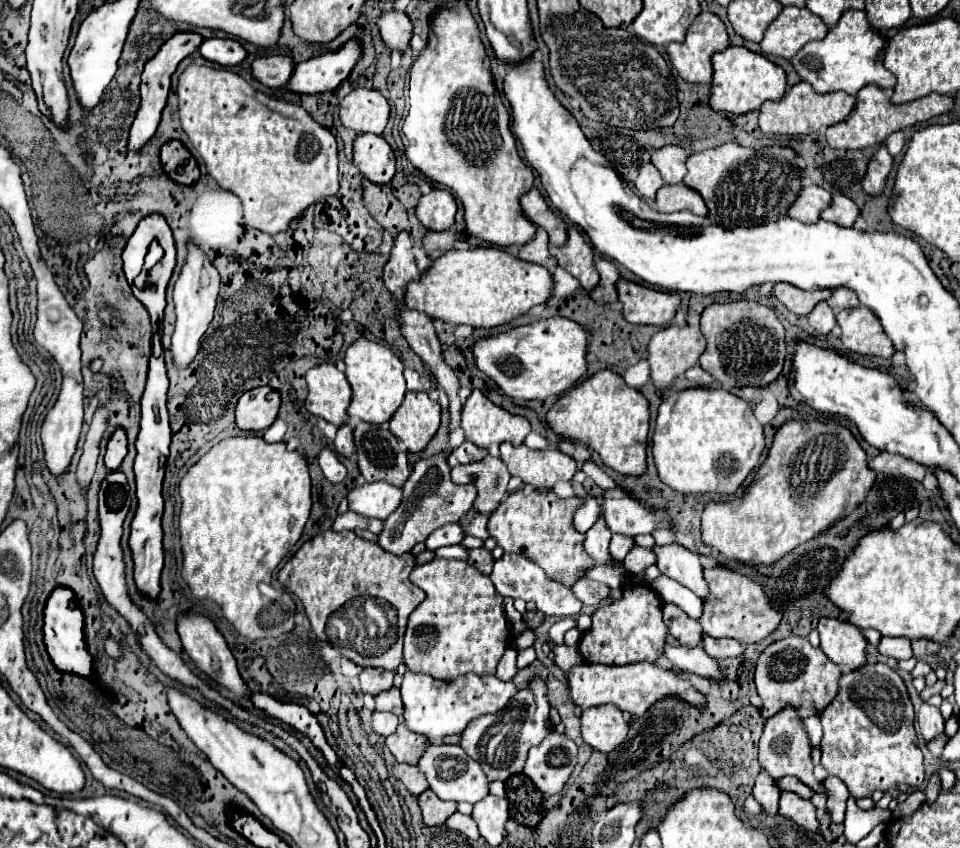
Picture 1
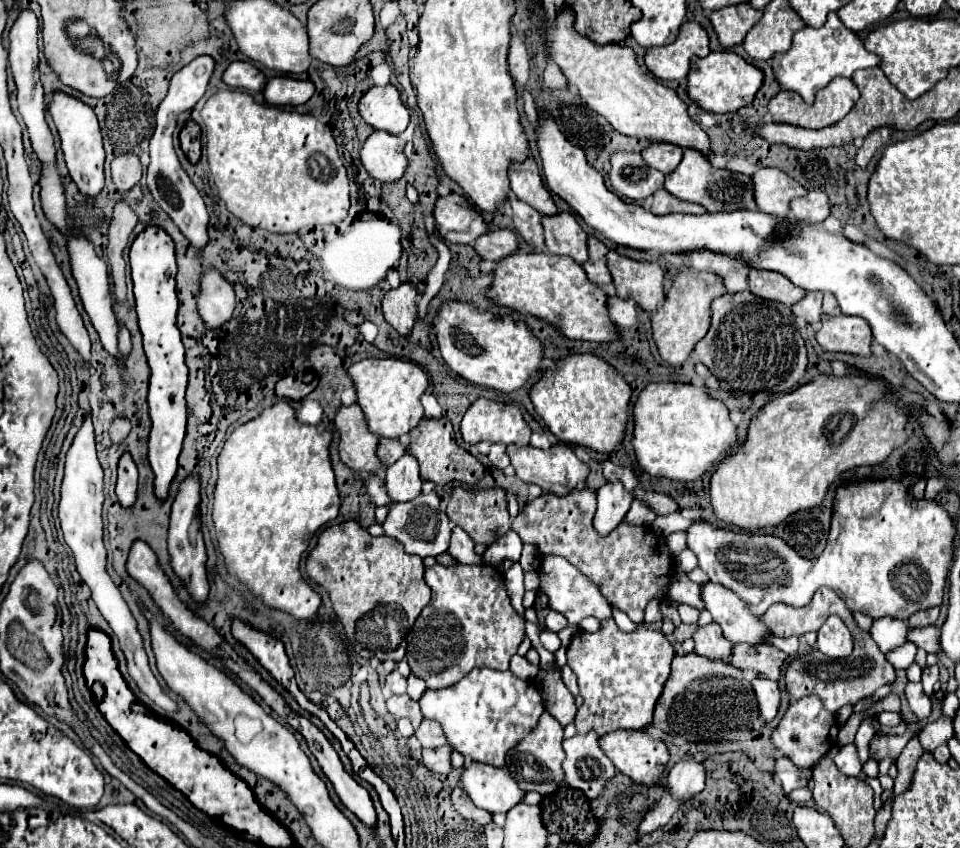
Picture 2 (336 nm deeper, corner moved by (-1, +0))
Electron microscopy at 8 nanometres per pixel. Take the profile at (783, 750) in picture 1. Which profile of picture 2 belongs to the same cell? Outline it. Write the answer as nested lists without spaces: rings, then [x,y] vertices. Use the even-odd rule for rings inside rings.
[[[809,695],[809,697],[803,697],[789,705],[789,709],[781,717],[779,725],[773,729],[771,741],[773,741],[775,749],[783,751],[783,755],[793,761],[793,765],[797,765],[801,769],[811,769],[837,743],[837,733],[839,733],[839,723],[837,723],[835,715],[823,709],[823,703],[817,695]]]

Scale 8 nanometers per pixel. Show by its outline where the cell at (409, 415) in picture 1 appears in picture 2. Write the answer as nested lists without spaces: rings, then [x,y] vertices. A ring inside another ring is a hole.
[[[423,417],[421,423],[413,431],[409,431],[407,451],[419,461],[421,479],[427,479],[427,481],[433,481],[439,485],[443,485],[447,481],[463,481],[467,485],[473,485],[483,475],[483,465],[471,453],[467,453],[463,447],[457,445],[453,427],[451,427],[449,419],[445,419],[445,417],[441,417],[441,419]]]

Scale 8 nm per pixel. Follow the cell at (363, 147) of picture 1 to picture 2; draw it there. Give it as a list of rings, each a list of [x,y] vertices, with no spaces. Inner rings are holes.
[[[373,131],[361,149],[361,163],[373,179],[383,183],[397,181],[407,167],[403,147],[405,143],[399,137],[385,131]]]

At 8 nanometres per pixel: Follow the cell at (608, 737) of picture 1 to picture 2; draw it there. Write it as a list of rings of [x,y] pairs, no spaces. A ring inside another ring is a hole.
[[[611,731],[609,735],[603,735],[599,739],[603,753],[613,761],[613,765],[627,777],[631,777],[637,783],[655,785],[659,777],[663,777],[663,769],[669,761],[667,745],[659,739],[653,739],[645,735],[643,731]]]

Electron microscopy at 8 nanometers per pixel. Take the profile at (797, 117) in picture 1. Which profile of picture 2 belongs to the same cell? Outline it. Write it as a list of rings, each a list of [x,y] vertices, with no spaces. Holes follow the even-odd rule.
[[[837,77],[837,79],[833,79],[833,83],[829,83],[827,87],[823,87],[817,93],[815,103],[811,103],[811,105],[807,105],[801,99],[801,95],[793,93],[793,91],[779,91],[769,101],[769,115],[771,115],[771,121],[775,121],[775,123],[789,123],[789,125],[805,127],[805,129],[823,129],[823,127],[829,127],[829,125],[841,121],[849,113],[849,109],[857,103],[857,99],[859,99],[857,85],[851,79]]]

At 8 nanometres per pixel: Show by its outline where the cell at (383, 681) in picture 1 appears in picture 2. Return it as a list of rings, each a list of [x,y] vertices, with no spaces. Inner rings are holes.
[[[395,669],[387,679],[385,679],[385,687],[391,691],[391,693],[397,693],[397,695],[401,695],[401,693],[405,693],[405,689],[407,689],[407,683],[405,683],[405,677]]]

